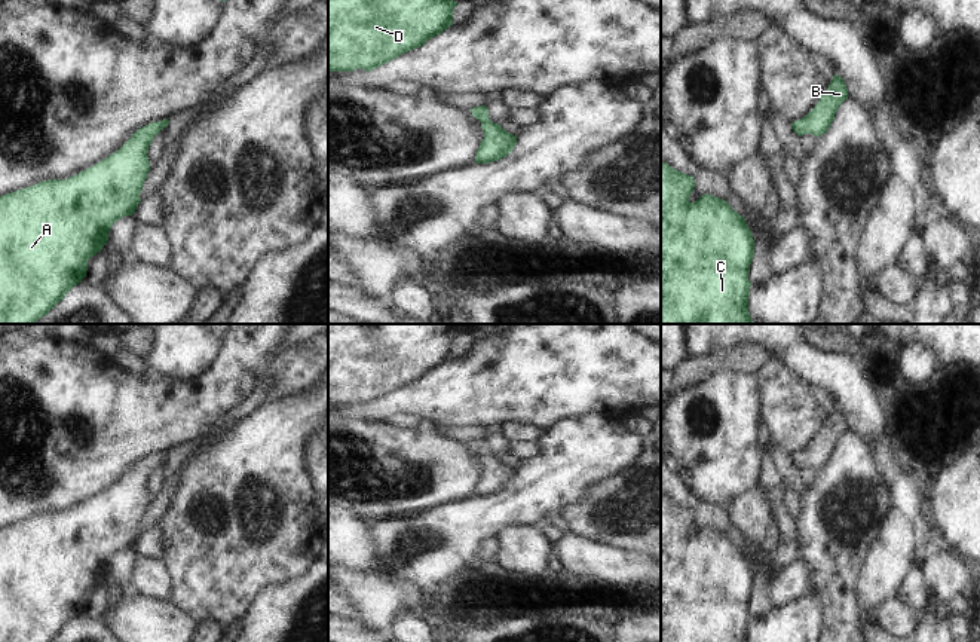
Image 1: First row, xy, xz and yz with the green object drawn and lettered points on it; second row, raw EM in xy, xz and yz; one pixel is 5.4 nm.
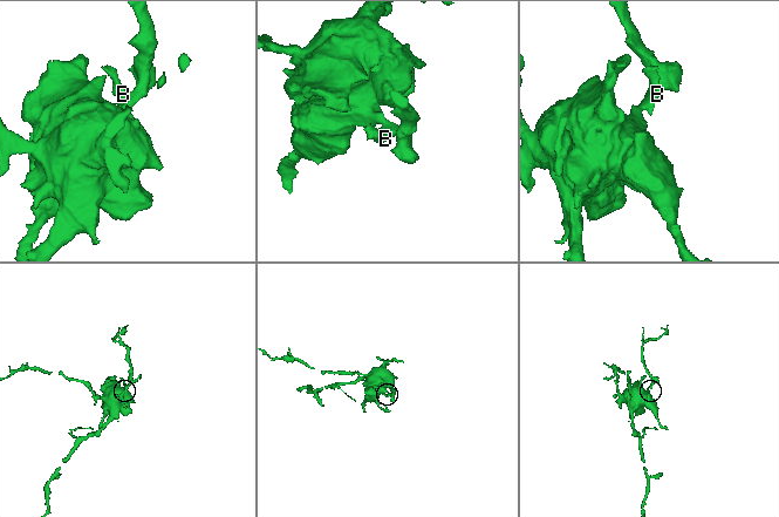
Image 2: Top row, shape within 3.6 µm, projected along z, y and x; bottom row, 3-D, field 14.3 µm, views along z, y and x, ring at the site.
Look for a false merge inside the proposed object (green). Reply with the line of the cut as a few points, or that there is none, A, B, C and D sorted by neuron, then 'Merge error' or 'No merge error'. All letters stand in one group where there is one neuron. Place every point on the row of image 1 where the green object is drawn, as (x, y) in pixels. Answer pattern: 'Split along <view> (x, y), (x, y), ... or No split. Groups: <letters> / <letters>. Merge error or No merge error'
No split. Groups: A B C D. No merge error.

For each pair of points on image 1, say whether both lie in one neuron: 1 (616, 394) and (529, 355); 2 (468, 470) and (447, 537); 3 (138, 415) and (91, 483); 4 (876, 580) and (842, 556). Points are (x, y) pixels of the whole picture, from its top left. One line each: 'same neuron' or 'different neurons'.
1: same neuron
2: different neurons
3: same neuron
4: different neurons

